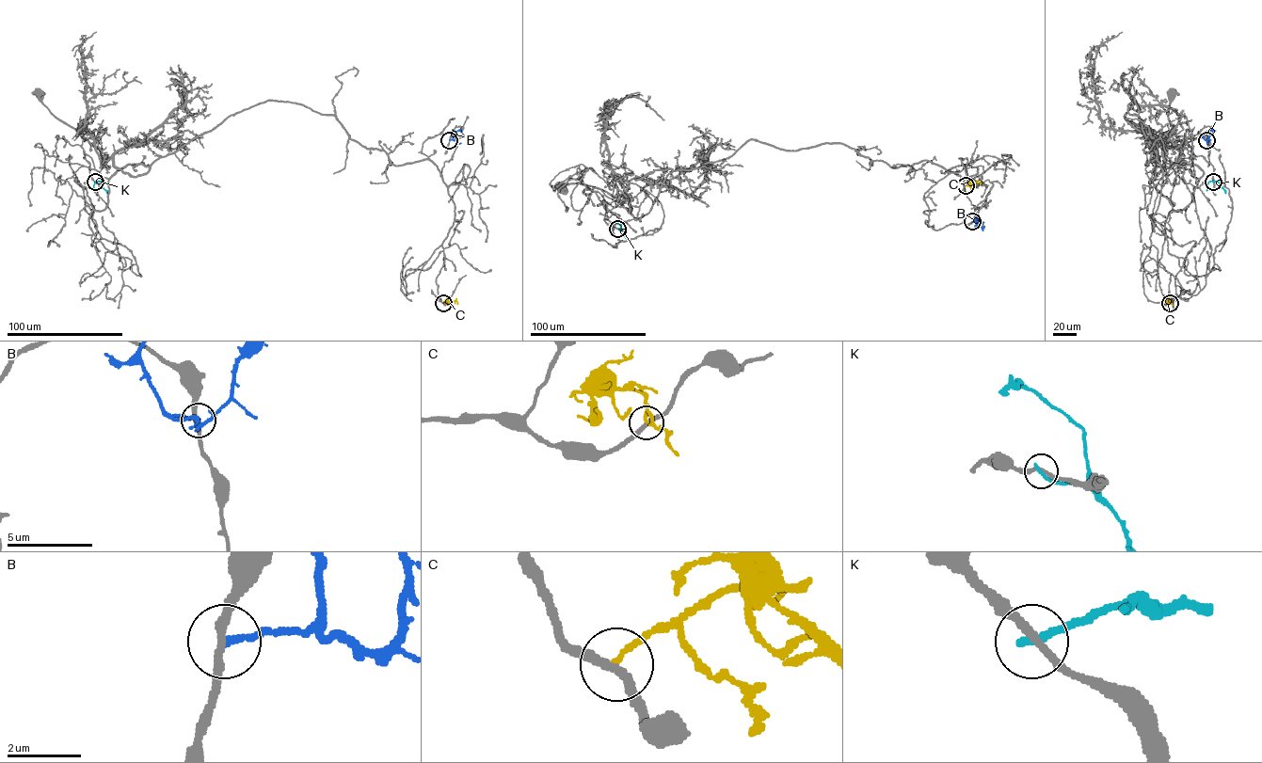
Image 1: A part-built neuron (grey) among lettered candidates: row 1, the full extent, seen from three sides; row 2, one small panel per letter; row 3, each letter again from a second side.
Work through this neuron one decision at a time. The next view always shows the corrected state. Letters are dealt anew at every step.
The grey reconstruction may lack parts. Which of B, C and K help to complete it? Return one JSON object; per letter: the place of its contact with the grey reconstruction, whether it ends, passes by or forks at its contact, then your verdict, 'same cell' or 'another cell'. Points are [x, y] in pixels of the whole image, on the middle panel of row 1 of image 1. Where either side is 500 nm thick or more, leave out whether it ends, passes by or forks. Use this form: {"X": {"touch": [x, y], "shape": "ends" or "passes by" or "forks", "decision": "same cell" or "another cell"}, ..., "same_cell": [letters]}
{"B": {"touch": [972, 221], "shape": "ends", "decision": "another cell"}, "C": {"touch": [966, 185], "shape": "ends", "decision": "another cell"}, "K": {"touch": [617, 229], "shape": "ends", "decision": "another cell"}, "same_cell": []}

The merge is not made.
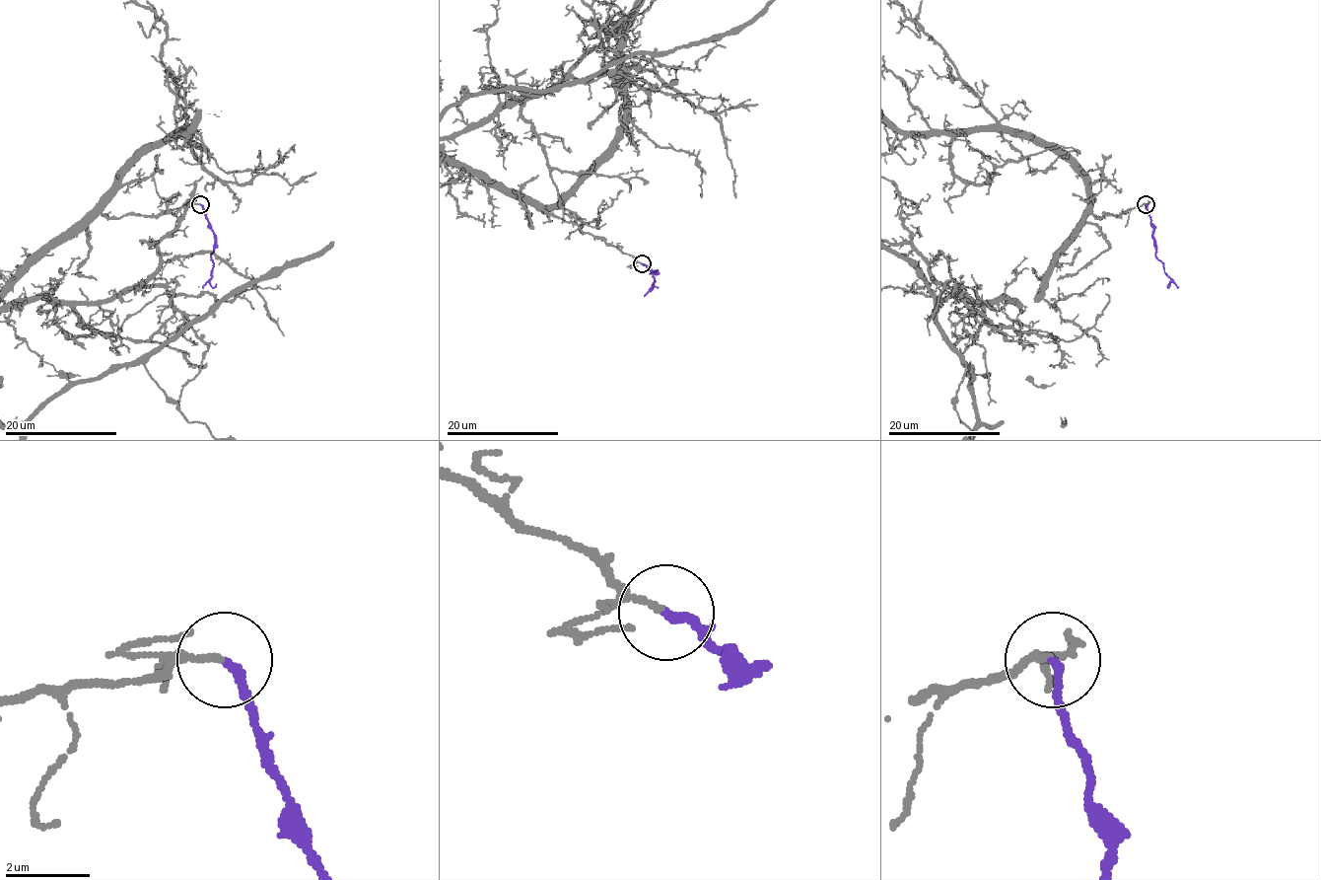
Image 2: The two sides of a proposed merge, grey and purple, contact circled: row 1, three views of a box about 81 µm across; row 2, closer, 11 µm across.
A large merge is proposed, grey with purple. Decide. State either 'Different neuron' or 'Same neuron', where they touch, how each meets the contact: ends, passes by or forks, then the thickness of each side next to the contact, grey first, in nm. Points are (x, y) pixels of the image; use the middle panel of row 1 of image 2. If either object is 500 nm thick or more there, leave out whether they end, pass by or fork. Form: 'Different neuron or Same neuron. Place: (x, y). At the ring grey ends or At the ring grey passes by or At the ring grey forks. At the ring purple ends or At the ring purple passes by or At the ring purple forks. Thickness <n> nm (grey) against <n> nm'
Same neuron. Place: (642, 263). At the ring grey passes by. At the ring purple ends. Thickness 100 nm (grey) against 200 nm

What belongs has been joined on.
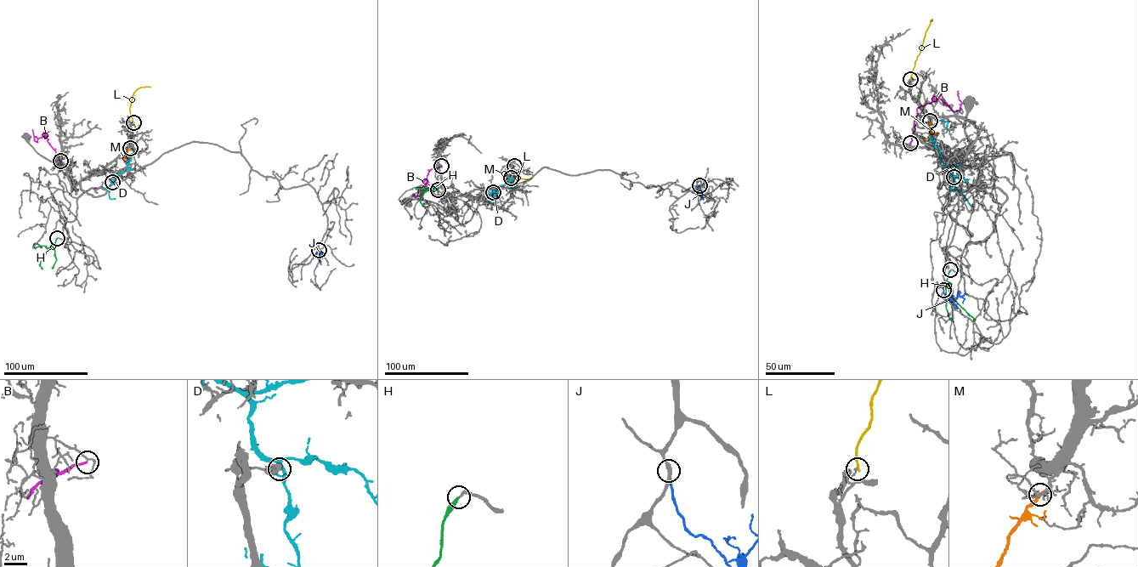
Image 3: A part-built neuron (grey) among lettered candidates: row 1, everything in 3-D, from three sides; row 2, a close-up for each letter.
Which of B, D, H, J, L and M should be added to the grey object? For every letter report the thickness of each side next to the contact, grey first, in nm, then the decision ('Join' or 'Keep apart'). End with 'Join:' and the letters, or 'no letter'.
B: Thickness 140 nm (grey) against 170 nm. Keep apart
D: Thickness 400 nm (grey) against 220 nm. Keep apart
H: Thickness 240 nm (grey) against 280 nm. Join
J: Thickness 320 nm (grey) against 200 nm. Keep apart
L: Thickness 150 nm (grey) against 240 nm. Keep apart
M: Thickness 170 nm (grey) against 320 nm. Keep apart
Join: H

